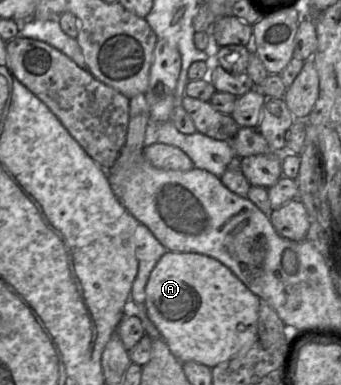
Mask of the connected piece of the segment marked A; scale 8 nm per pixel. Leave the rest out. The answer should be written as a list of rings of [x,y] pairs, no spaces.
[[[167,251],[151,271],[145,293],[148,318],[182,363],[194,361],[213,368],[258,341],[261,299],[213,257]]]

